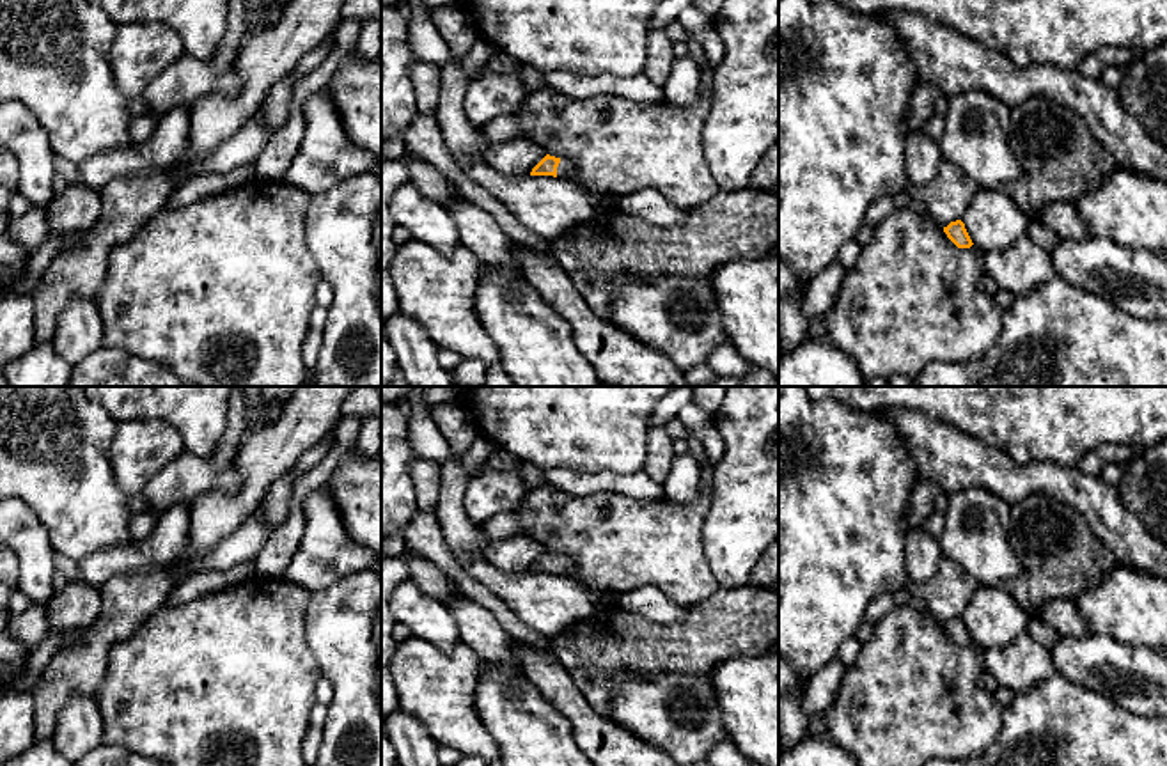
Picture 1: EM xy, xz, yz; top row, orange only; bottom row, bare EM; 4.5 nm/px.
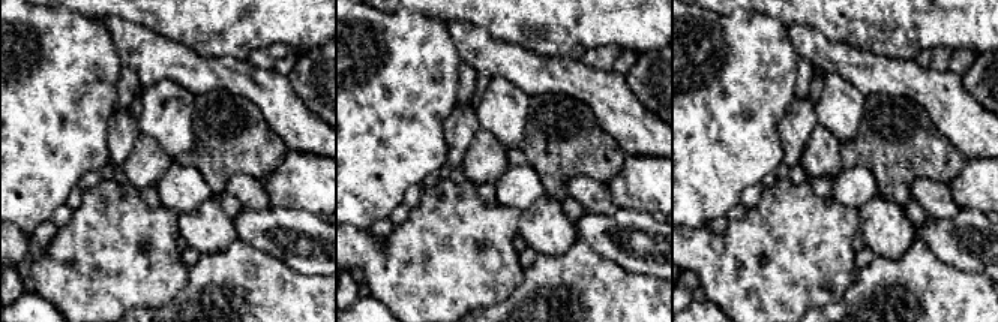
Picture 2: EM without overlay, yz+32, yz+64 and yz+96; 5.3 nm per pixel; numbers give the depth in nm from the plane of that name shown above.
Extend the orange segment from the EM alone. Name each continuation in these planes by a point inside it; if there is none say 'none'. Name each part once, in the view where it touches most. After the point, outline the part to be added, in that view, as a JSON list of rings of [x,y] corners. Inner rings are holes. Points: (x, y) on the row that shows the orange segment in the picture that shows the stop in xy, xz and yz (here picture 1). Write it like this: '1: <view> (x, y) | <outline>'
1: xz (564, 169) | [[[560,160],[559,167],[557,167],[557,177],[566,177],[566,179],[573,179],[575,176],[575,167],[569,160]]]

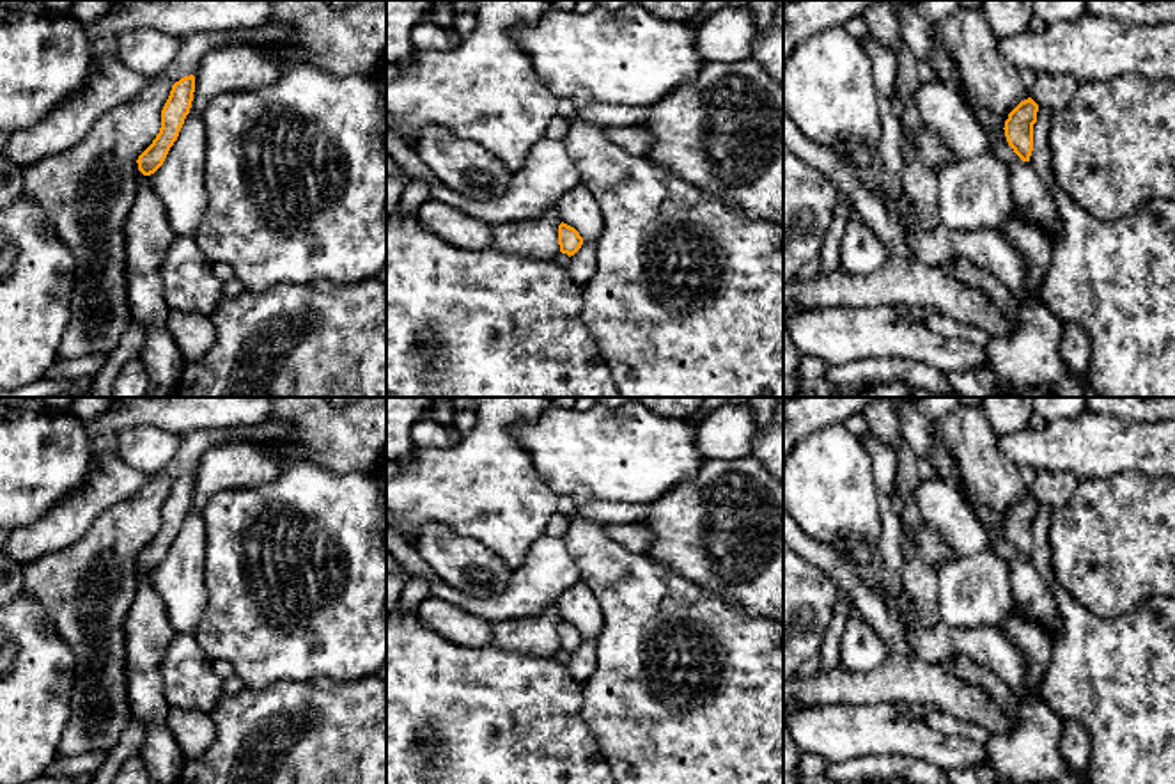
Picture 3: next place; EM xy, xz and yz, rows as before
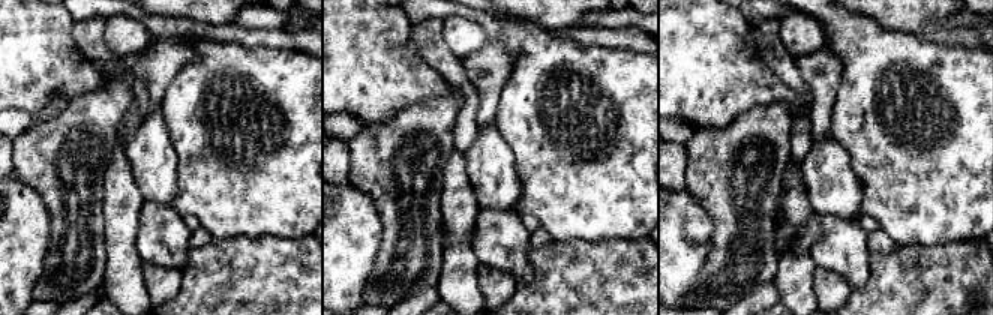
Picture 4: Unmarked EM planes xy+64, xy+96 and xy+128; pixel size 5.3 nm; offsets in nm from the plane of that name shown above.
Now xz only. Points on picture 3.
none

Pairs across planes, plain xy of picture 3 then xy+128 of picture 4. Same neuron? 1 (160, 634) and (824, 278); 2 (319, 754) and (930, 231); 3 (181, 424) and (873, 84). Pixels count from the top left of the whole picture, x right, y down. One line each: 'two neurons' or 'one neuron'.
1: two neurons
2: two neurons
3: two neurons

